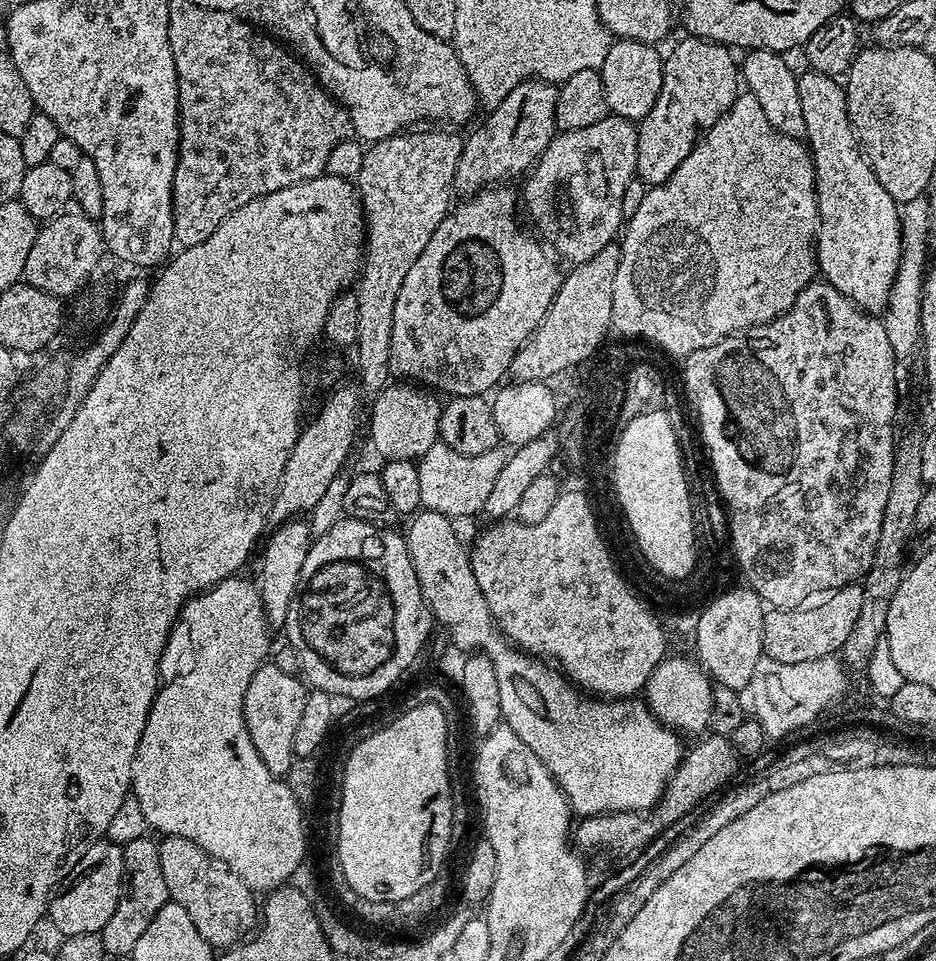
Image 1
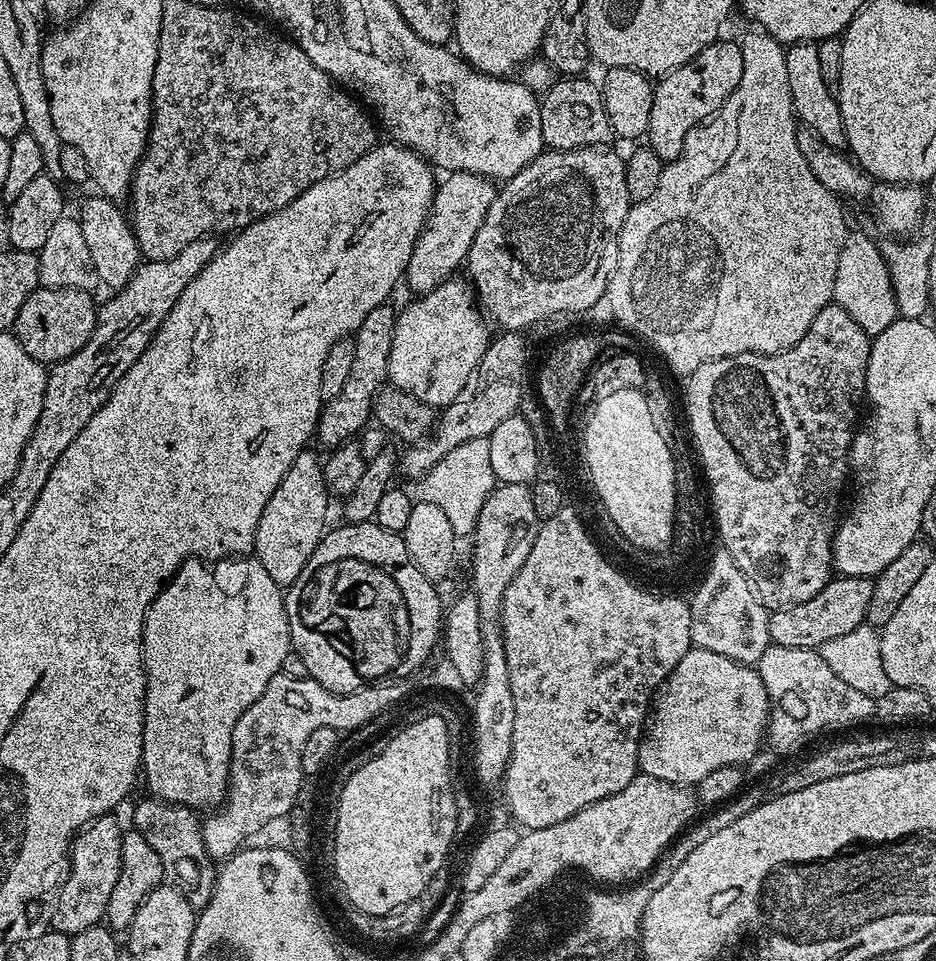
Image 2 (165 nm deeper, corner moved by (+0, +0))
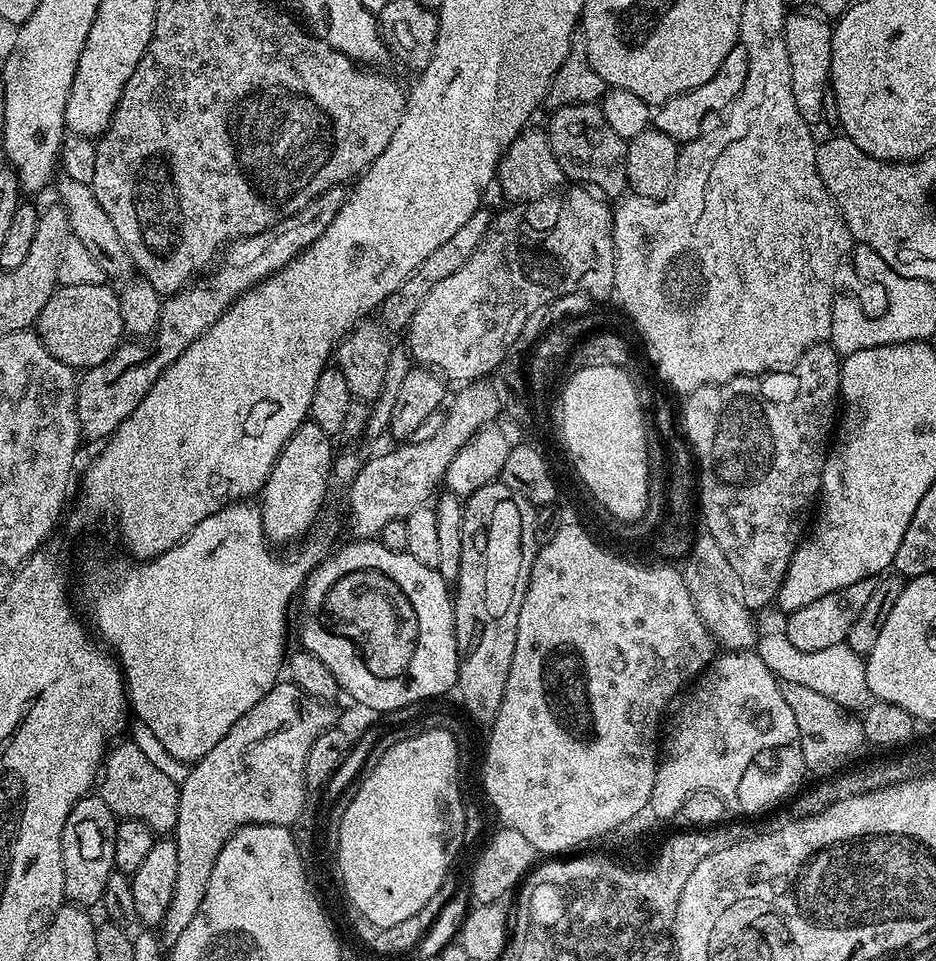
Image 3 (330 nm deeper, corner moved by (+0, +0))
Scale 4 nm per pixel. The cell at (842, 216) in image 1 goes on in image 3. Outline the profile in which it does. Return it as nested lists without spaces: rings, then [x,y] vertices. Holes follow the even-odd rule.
[[[789,11],[784,17],[786,50],[790,54],[790,90],[794,90],[798,114],[802,114],[809,126],[816,126],[823,121],[822,96],[830,87],[832,78],[833,25],[823,15],[799,11]]]

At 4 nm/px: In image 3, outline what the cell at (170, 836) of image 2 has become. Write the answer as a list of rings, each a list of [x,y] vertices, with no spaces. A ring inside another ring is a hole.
[[[130,738],[121,739],[109,747],[98,780],[98,795],[102,802],[106,802],[106,806],[110,806],[113,816],[141,820],[152,828],[153,833],[171,833],[178,822],[180,785],[170,782],[162,770],[156,769]]]

